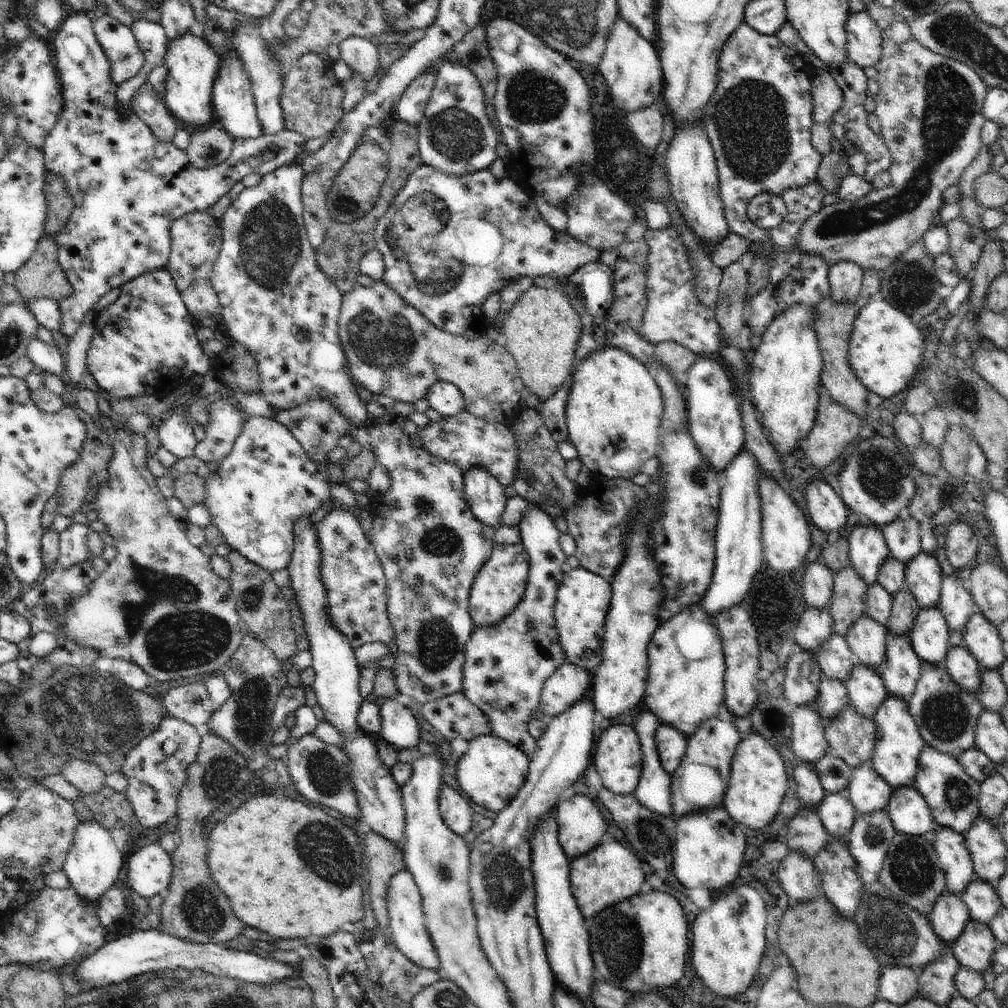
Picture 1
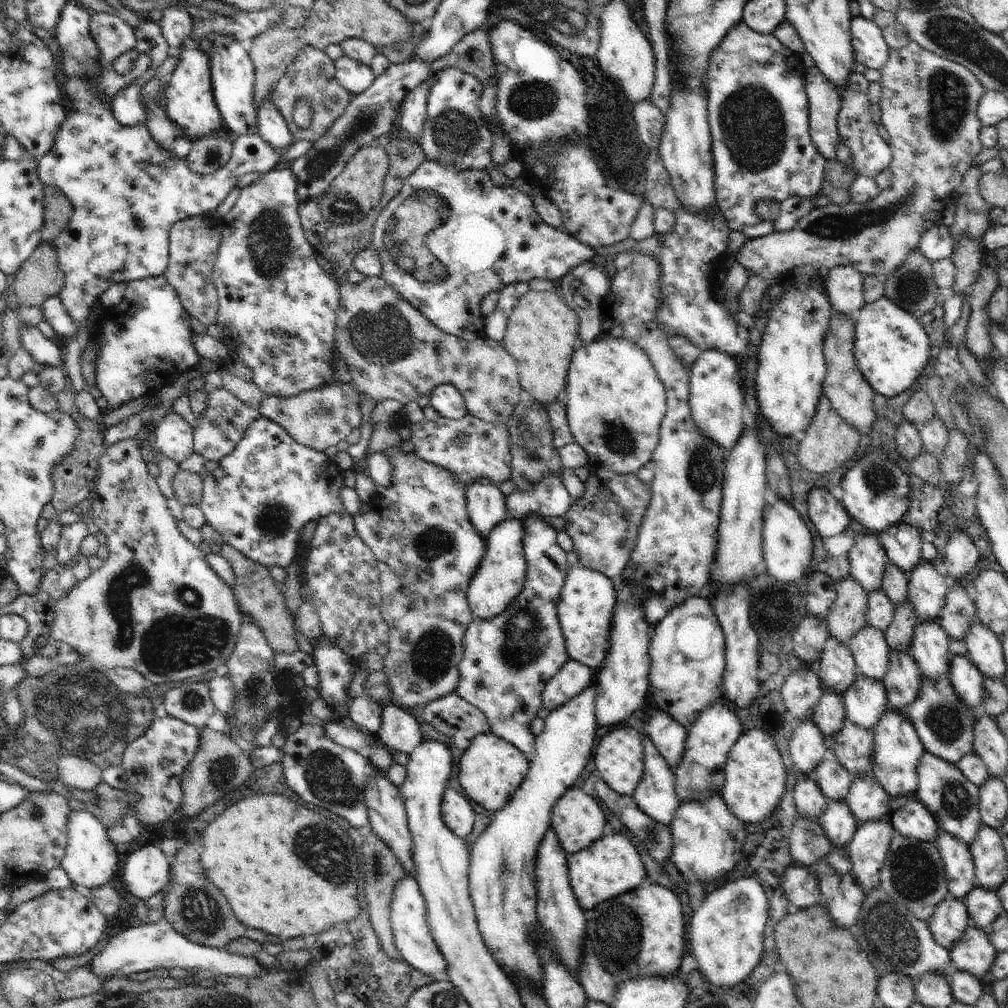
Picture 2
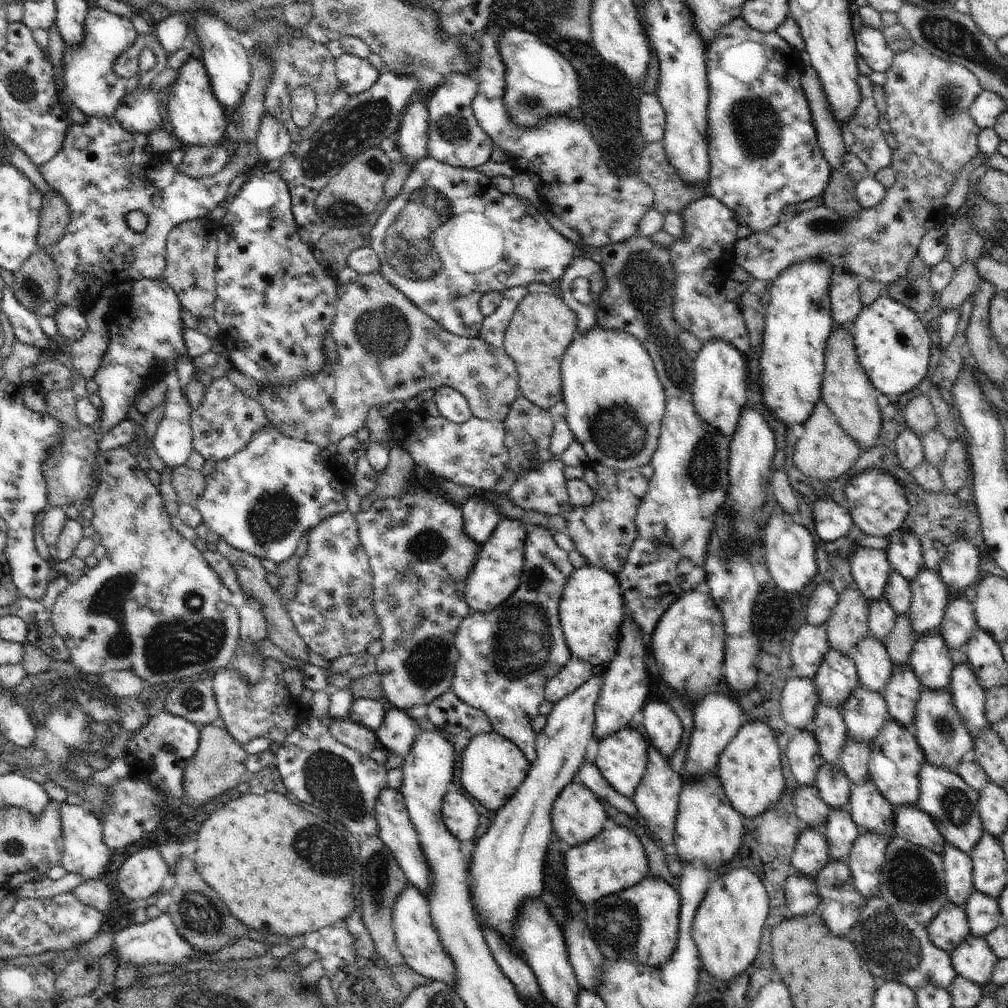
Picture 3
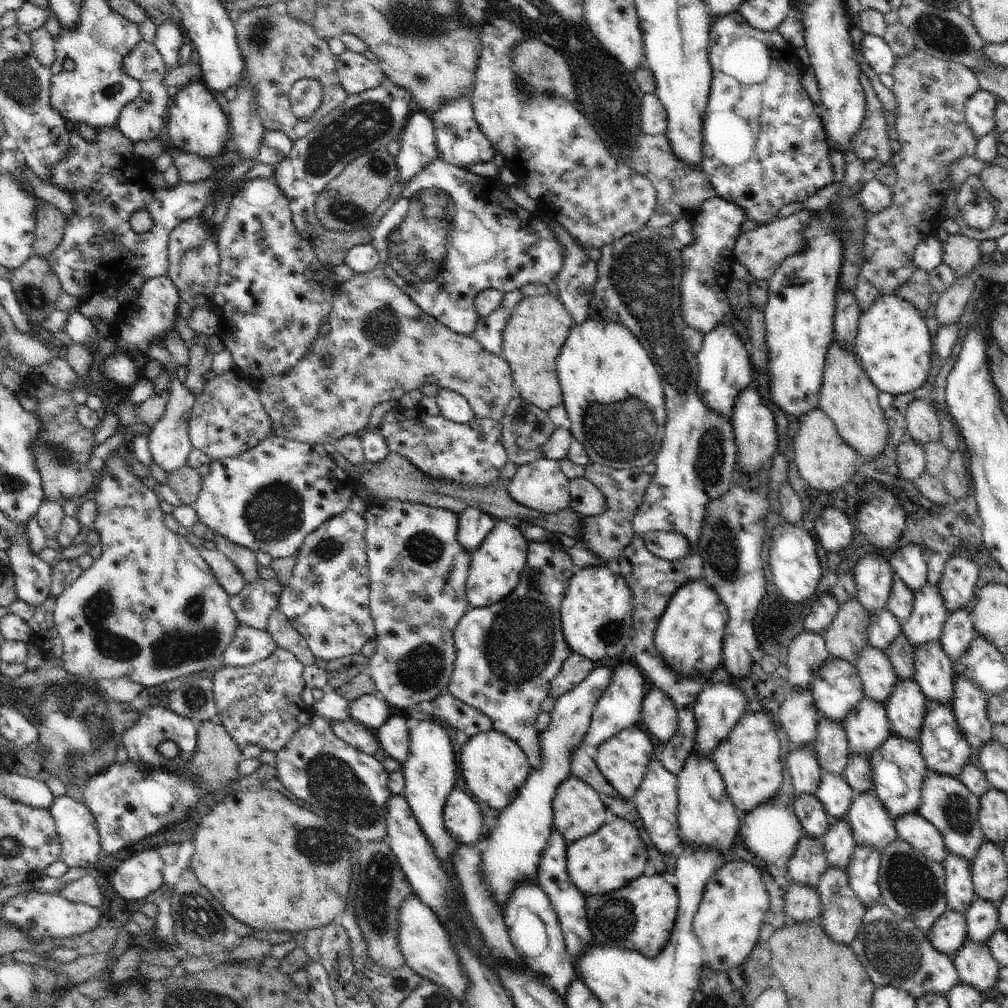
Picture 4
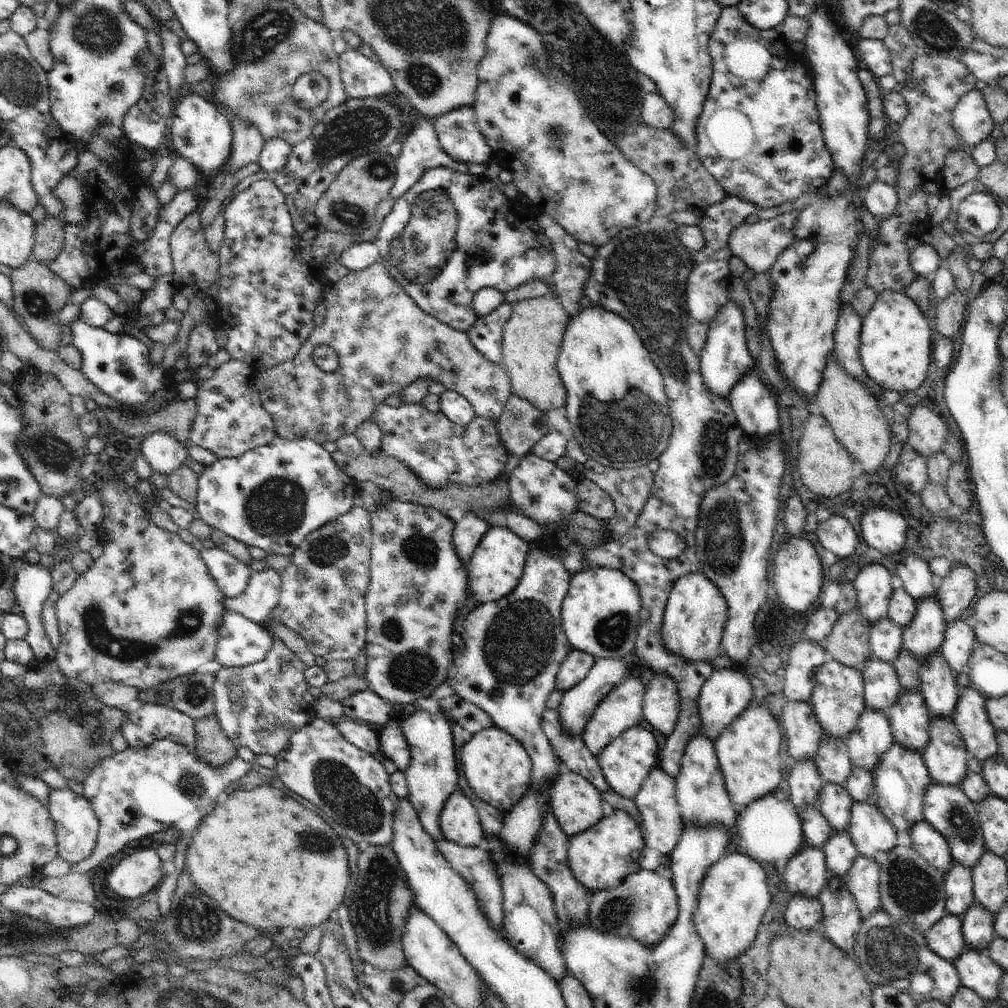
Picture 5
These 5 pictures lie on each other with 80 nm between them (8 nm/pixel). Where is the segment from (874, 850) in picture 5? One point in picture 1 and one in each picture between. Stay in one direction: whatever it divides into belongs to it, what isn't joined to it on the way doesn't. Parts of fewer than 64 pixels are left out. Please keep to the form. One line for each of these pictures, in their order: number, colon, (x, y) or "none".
1: (868, 791)
2: (868, 801)
3: (869, 809)
4: (871, 823)

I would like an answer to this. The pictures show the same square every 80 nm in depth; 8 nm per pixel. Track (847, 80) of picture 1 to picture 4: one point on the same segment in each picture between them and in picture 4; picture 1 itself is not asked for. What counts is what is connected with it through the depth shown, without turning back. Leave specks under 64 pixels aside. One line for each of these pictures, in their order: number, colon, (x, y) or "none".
2: (871, 155)
3: (863, 137)
4: (871, 142)

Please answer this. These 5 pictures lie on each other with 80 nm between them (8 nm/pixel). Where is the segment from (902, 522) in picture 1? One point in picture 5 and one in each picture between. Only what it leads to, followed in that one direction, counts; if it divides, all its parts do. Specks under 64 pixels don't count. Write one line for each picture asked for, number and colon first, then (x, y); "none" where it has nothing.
2: (902, 544)
3: (904, 551)
4: (909, 563)
5: (914, 571)

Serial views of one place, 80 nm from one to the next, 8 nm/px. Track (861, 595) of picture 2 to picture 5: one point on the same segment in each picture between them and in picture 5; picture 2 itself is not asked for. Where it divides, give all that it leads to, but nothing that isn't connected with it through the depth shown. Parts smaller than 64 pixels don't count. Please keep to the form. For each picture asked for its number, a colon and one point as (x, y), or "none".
3: (848, 624)
4: (848, 633)
5: (848, 642)

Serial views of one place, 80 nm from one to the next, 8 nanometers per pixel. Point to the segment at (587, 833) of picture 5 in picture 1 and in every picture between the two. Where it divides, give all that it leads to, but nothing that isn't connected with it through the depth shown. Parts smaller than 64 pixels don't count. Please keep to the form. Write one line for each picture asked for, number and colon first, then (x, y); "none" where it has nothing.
1: (608, 874)
2: (611, 866)
3: (613, 861)
4: (605, 861)

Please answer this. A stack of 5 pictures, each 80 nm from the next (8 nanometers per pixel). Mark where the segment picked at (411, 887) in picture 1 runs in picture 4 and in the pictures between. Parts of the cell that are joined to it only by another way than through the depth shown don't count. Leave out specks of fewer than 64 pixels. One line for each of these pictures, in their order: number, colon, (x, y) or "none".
2: (411, 934)
3: (416, 938)
4: (425, 944)

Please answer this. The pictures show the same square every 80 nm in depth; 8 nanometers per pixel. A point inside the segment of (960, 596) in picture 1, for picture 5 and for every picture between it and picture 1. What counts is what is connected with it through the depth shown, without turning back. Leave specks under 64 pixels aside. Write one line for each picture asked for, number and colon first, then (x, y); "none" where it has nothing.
2: (959, 612)
3: (958, 623)
4: (958, 631)
5: (959, 641)

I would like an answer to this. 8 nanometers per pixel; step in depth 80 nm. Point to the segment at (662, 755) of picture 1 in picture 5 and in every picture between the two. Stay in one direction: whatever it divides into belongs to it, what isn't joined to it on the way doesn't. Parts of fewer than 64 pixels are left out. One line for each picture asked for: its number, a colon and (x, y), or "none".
2: (669, 737)
3: (663, 728)
4: (661, 719)
5: (661, 704)

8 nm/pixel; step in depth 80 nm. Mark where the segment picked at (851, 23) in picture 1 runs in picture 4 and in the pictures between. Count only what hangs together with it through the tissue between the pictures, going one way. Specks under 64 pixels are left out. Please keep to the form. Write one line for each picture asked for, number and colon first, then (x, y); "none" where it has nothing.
2: (870, 48)
3: (871, 45)
4: (879, 58)

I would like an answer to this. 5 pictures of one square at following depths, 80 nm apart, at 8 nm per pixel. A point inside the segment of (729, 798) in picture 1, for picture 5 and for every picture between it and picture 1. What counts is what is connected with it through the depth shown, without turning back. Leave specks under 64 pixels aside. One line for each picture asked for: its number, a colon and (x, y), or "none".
2: (756, 777)
3: (750, 772)
4: (748, 759)
5: (748, 750)

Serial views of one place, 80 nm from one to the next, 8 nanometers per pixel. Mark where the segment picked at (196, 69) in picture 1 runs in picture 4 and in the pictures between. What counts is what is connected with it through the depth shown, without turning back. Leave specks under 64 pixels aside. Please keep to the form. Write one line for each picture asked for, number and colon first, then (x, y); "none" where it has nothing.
2: (190, 104)
3: (197, 118)
4: (196, 123)

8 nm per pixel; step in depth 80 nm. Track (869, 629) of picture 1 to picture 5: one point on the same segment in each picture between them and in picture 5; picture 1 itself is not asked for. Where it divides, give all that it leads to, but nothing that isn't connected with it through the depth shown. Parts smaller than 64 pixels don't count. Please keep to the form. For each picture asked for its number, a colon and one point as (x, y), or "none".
2: (869, 648)
3: (874, 666)
4: (878, 675)
5: (882, 686)

